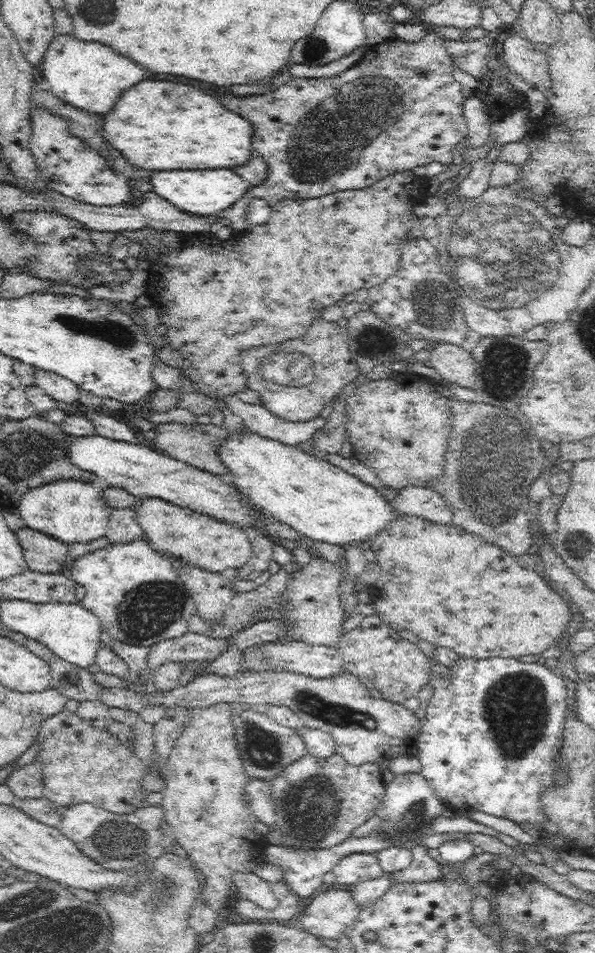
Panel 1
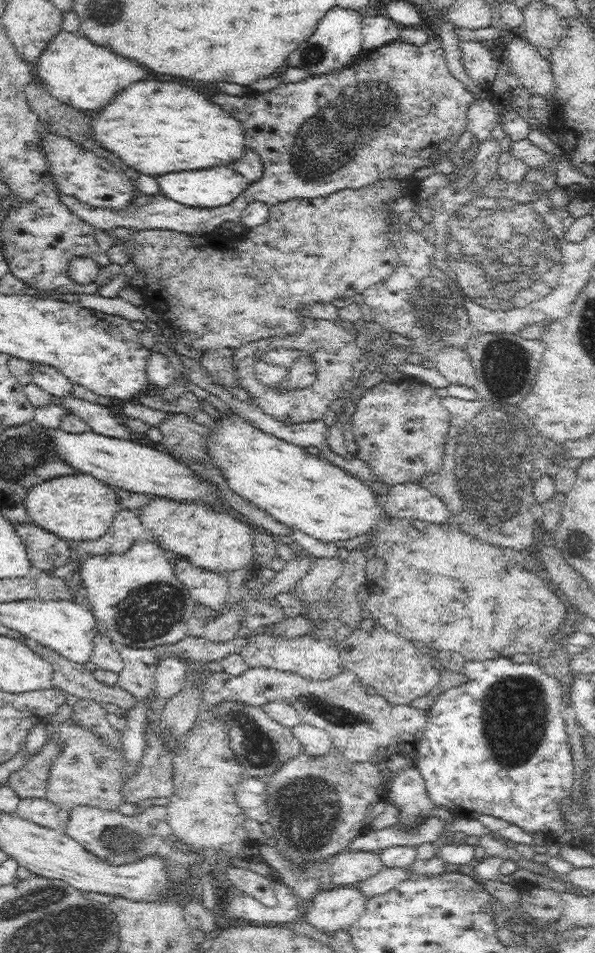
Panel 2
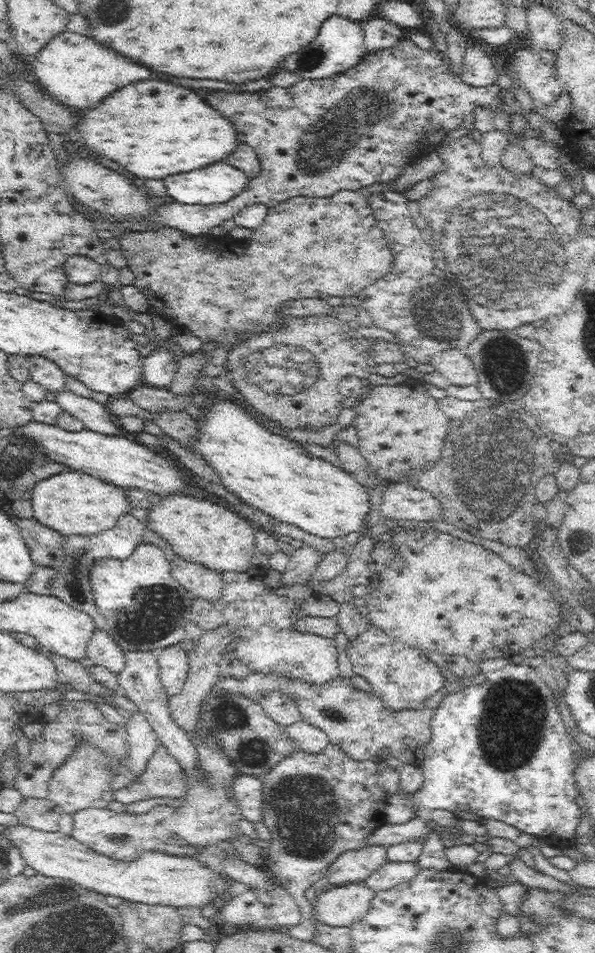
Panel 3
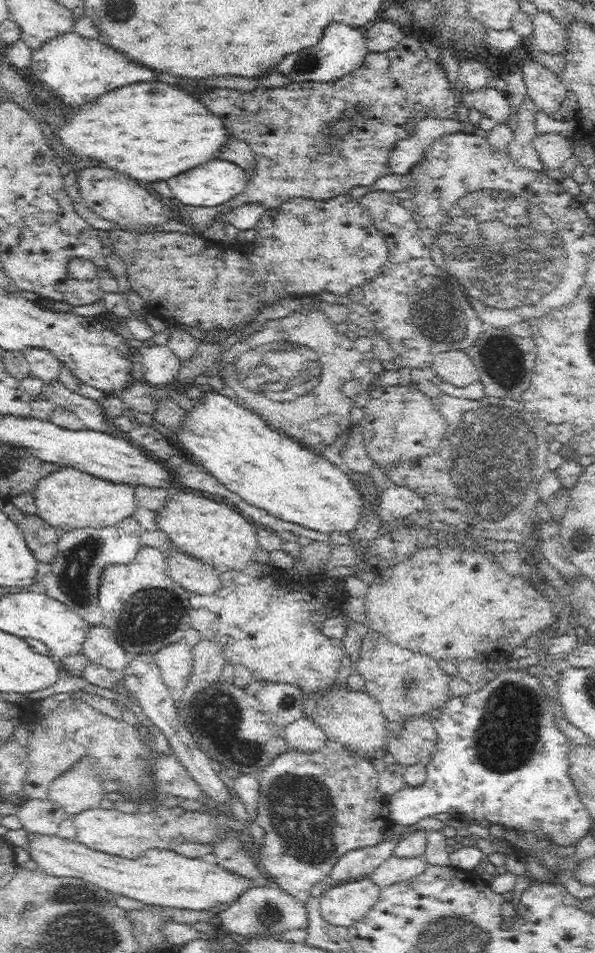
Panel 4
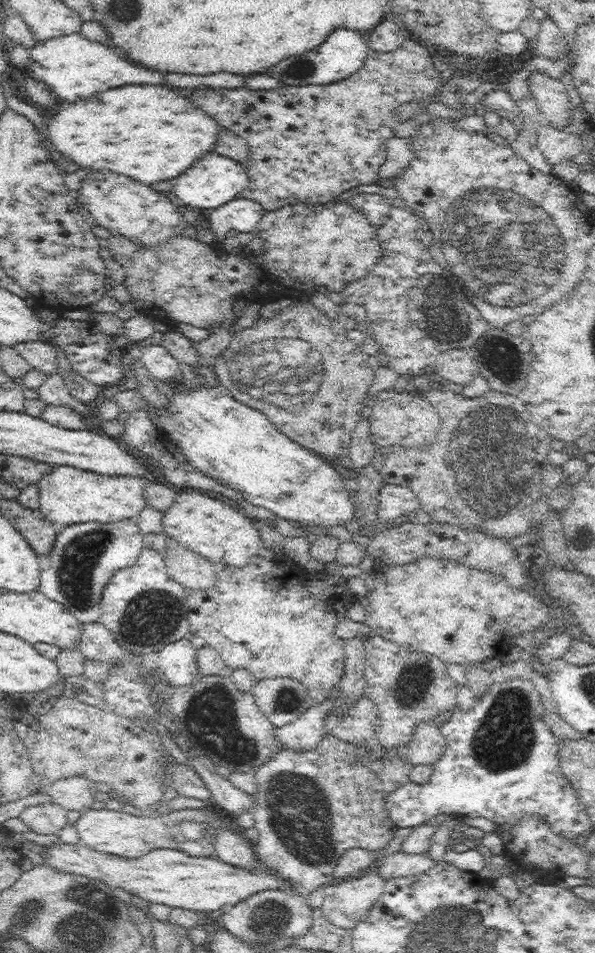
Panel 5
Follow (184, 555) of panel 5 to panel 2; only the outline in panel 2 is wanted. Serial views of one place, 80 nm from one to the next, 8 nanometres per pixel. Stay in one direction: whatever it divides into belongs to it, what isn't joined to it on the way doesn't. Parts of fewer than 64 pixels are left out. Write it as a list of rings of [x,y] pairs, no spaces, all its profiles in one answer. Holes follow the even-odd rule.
[[[178,562],[174,574],[186,585],[195,604],[204,605],[217,613],[226,606],[229,580],[223,572],[197,567],[190,562]]]

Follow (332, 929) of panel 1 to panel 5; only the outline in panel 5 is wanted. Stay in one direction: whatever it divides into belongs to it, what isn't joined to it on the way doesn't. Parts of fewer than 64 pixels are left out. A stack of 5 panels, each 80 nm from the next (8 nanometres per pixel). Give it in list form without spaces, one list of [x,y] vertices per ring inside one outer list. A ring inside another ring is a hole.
[[[378,867],[368,870],[365,874],[348,880],[333,881],[321,887],[323,902],[320,906],[325,917],[340,928],[354,928],[355,924],[366,918],[372,905],[383,893],[385,881],[378,875]]]

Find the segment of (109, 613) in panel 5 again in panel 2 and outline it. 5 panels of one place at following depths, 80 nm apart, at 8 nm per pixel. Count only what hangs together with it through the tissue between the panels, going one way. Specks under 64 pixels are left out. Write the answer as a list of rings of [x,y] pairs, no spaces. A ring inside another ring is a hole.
[[[138,539],[122,554],[92,554],[82,557],[78,565],[80,579],[88,595],[88,606],[100,624],[100,631],[108,635],[115,645],[130,648],[154,648],[178,644],[186,636],[188,618],[195,614],[195,602],[186,585],[178,580],[168,562],[168,552],[158,543]]]

